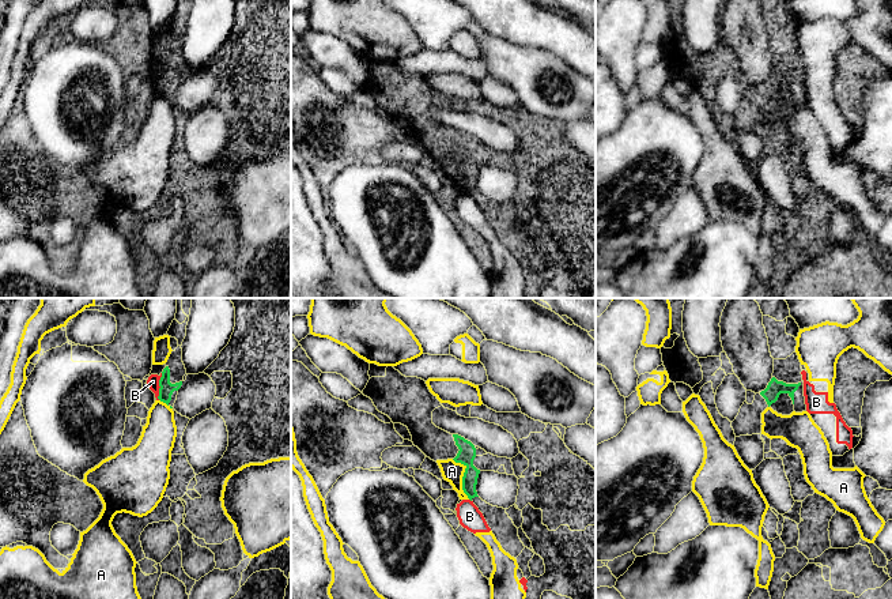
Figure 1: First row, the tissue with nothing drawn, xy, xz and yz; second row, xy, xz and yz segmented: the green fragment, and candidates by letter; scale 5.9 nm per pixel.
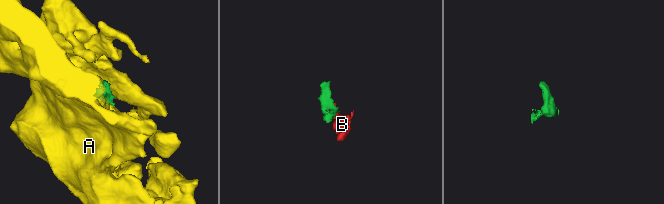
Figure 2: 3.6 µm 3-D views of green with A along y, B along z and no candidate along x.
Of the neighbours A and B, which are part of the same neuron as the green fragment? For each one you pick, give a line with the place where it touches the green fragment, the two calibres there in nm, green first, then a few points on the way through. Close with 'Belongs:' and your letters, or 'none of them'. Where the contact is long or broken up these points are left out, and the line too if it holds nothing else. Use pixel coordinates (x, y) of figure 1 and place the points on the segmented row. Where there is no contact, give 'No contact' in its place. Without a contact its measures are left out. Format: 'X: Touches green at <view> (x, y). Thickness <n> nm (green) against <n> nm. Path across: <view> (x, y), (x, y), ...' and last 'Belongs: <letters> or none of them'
Belongs: none of them

